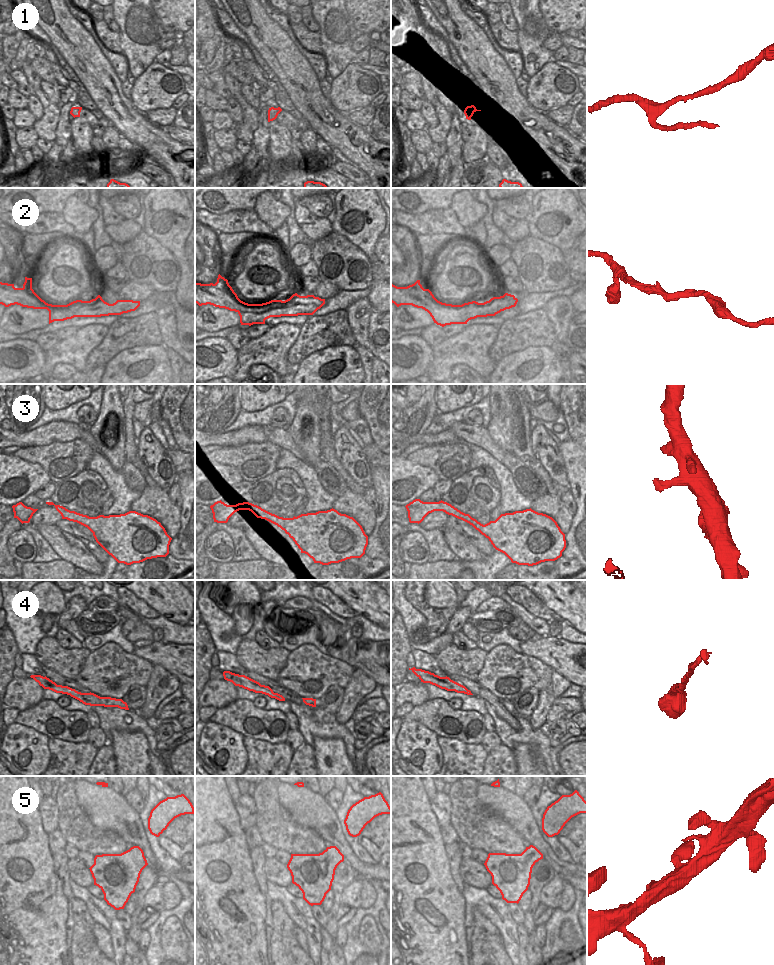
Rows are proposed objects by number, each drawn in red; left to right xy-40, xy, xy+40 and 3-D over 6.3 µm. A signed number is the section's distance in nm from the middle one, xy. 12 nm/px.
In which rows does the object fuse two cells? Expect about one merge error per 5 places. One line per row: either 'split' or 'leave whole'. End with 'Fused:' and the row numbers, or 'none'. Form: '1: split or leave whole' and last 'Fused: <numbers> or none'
1: leave whole
2: leave whole
3: leave whole
4: leave whole
5: leave whole
Fused: none

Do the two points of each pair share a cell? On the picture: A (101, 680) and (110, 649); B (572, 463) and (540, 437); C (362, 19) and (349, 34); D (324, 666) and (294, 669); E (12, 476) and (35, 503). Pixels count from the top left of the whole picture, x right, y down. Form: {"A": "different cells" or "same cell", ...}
{"A": "same cell", "B": "different cells", "C": "different cells", "D": "same cell", "E": "different cells"}

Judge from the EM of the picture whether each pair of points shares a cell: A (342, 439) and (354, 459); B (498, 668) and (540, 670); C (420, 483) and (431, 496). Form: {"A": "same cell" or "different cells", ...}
{"A": "same cell", "B": "same cell", "C": "different cells"}

